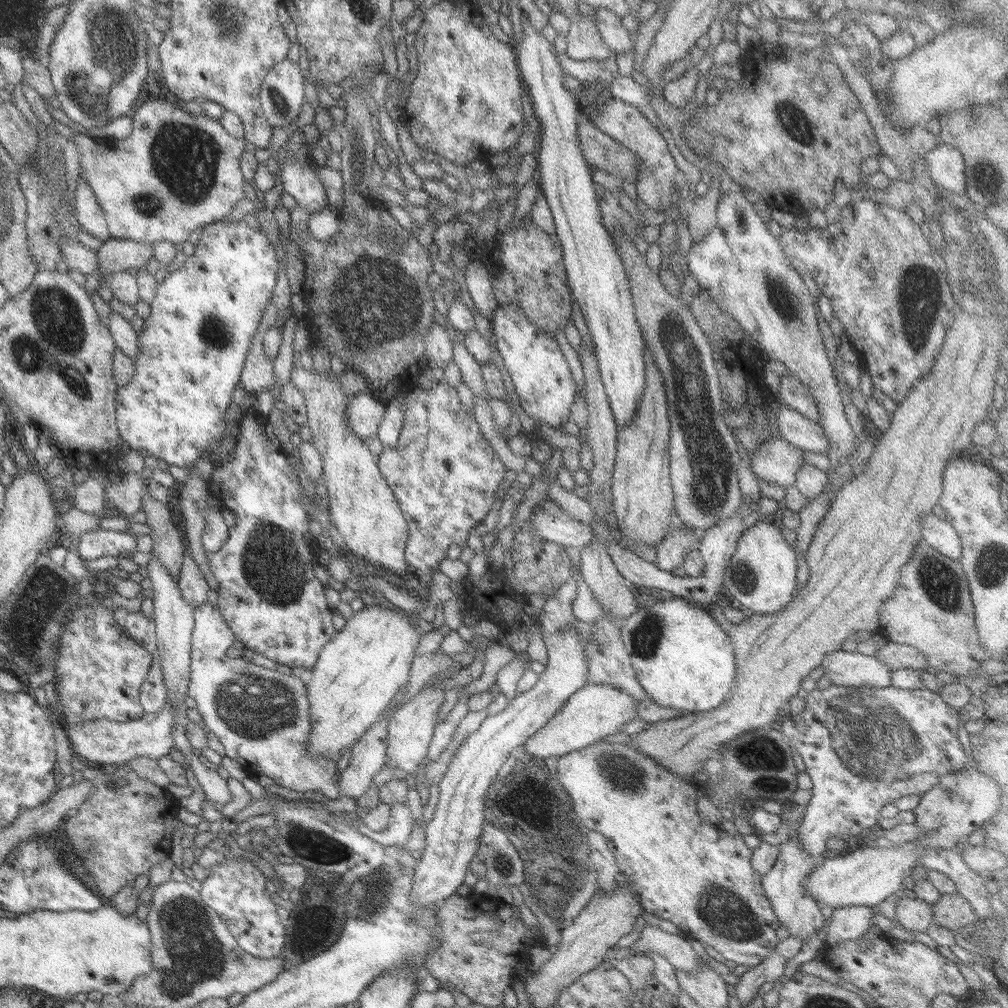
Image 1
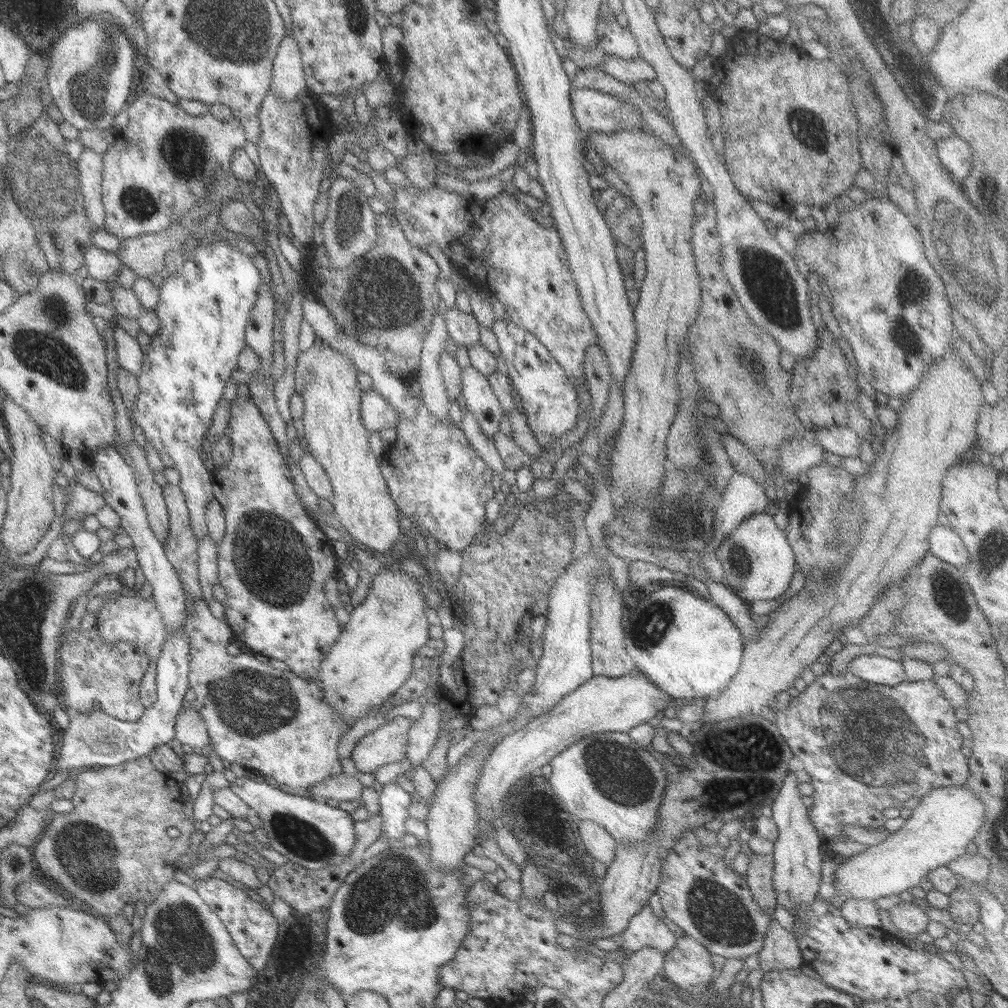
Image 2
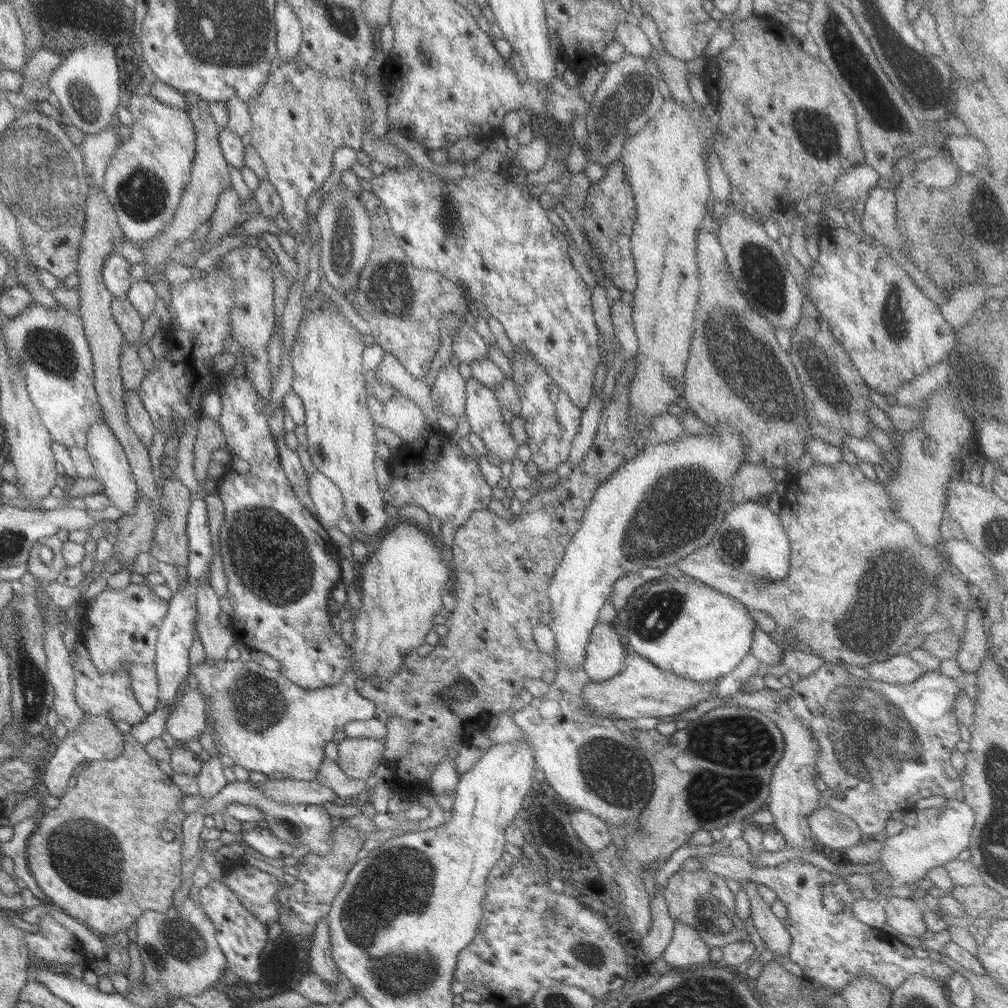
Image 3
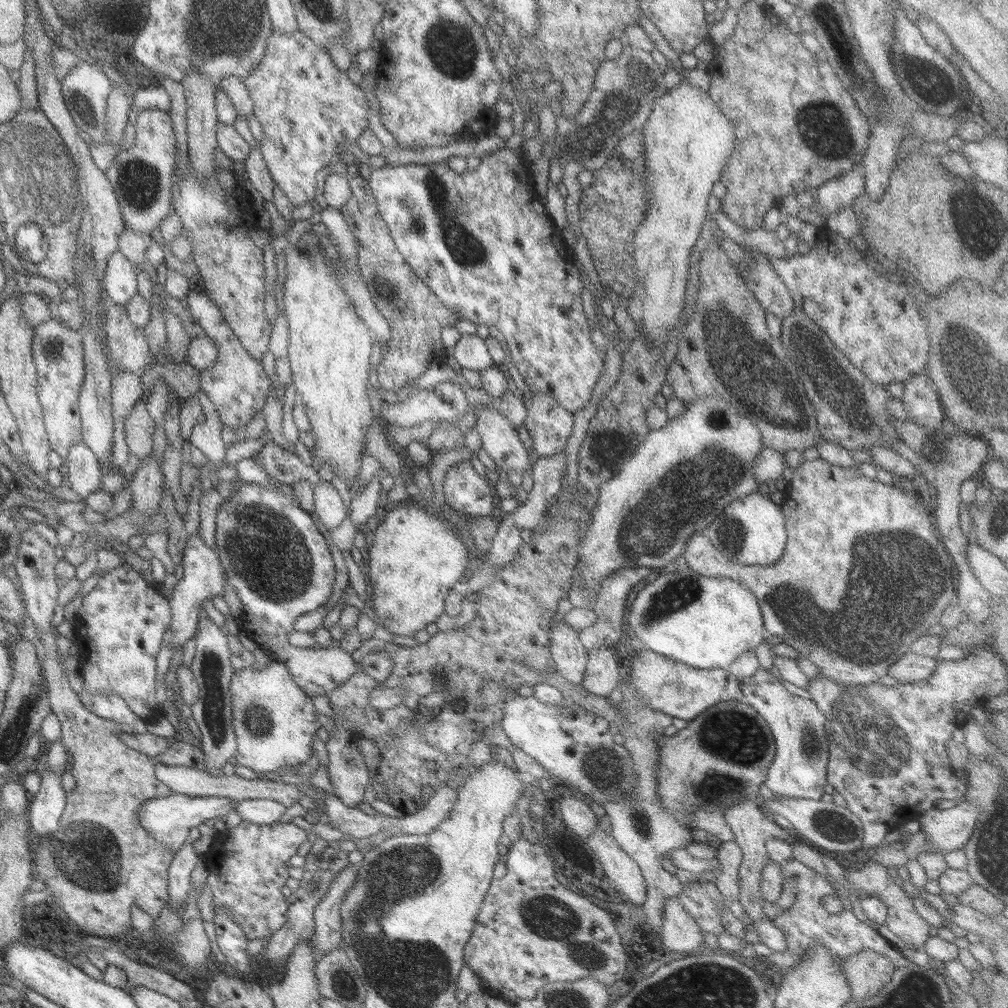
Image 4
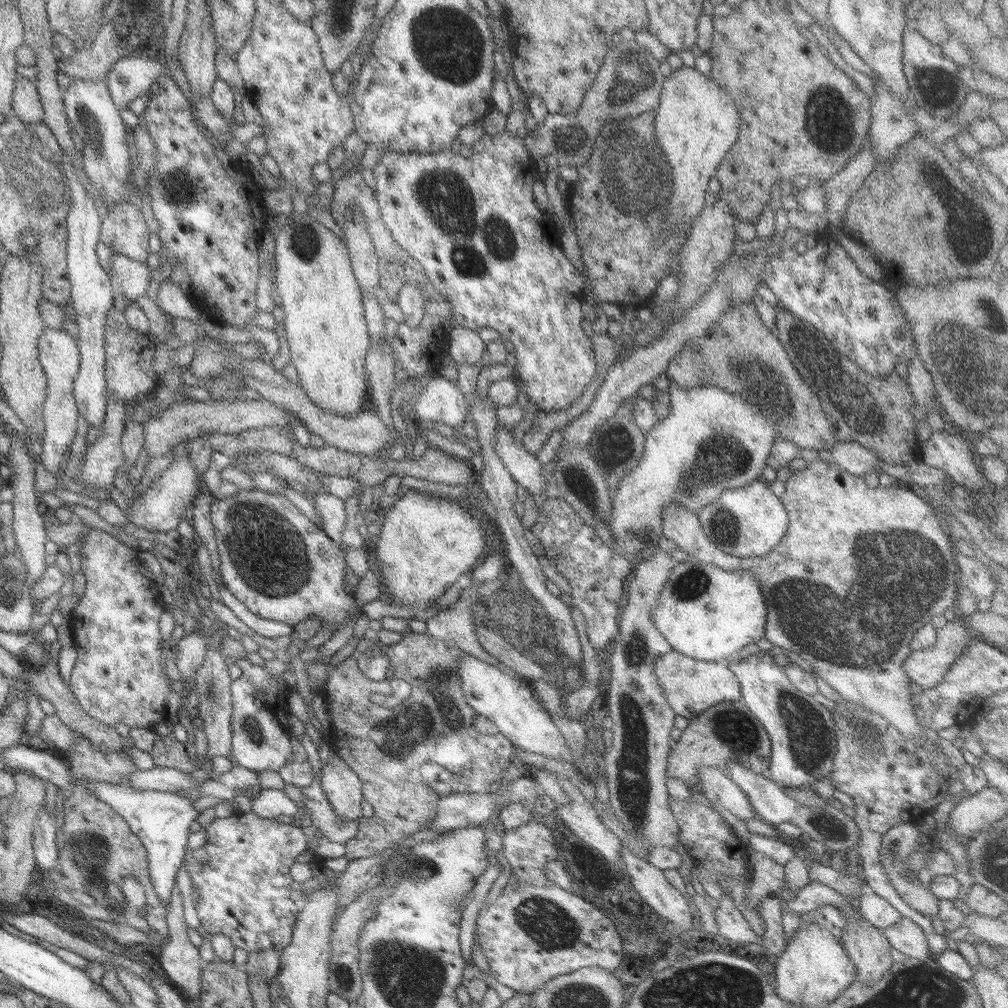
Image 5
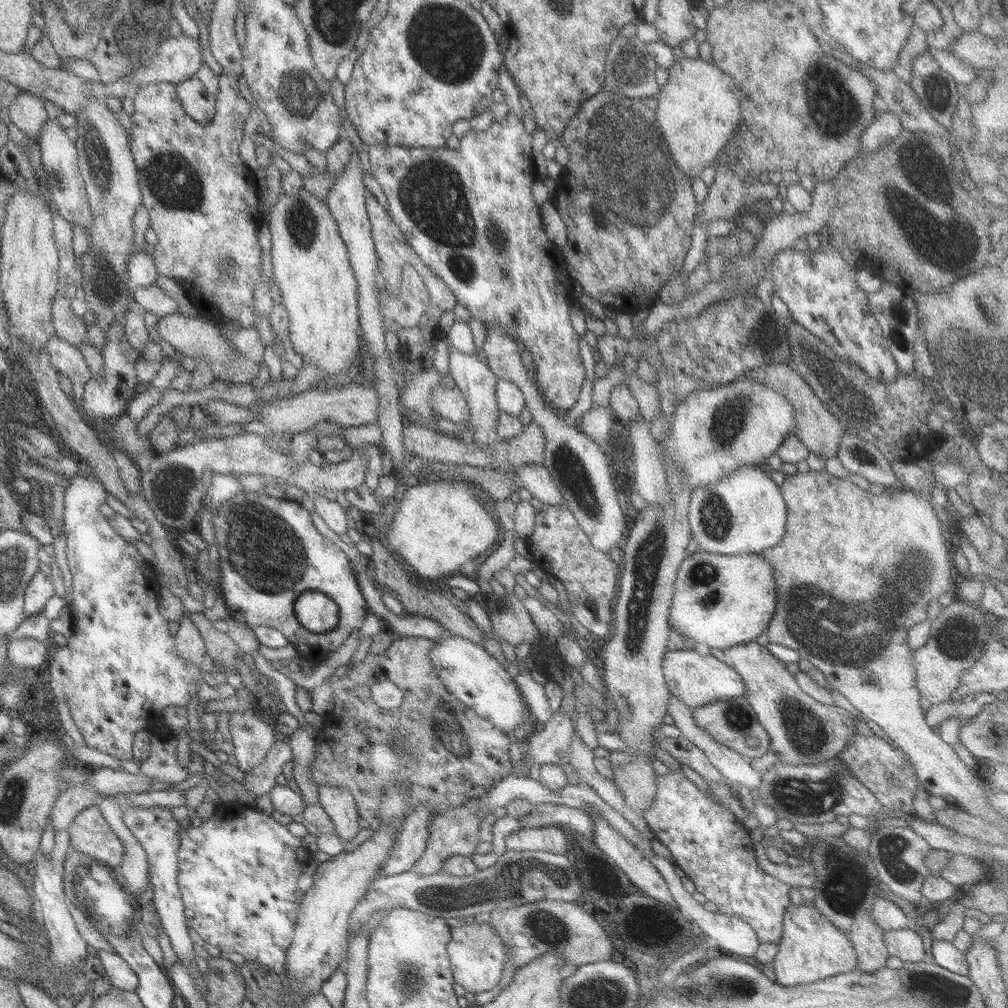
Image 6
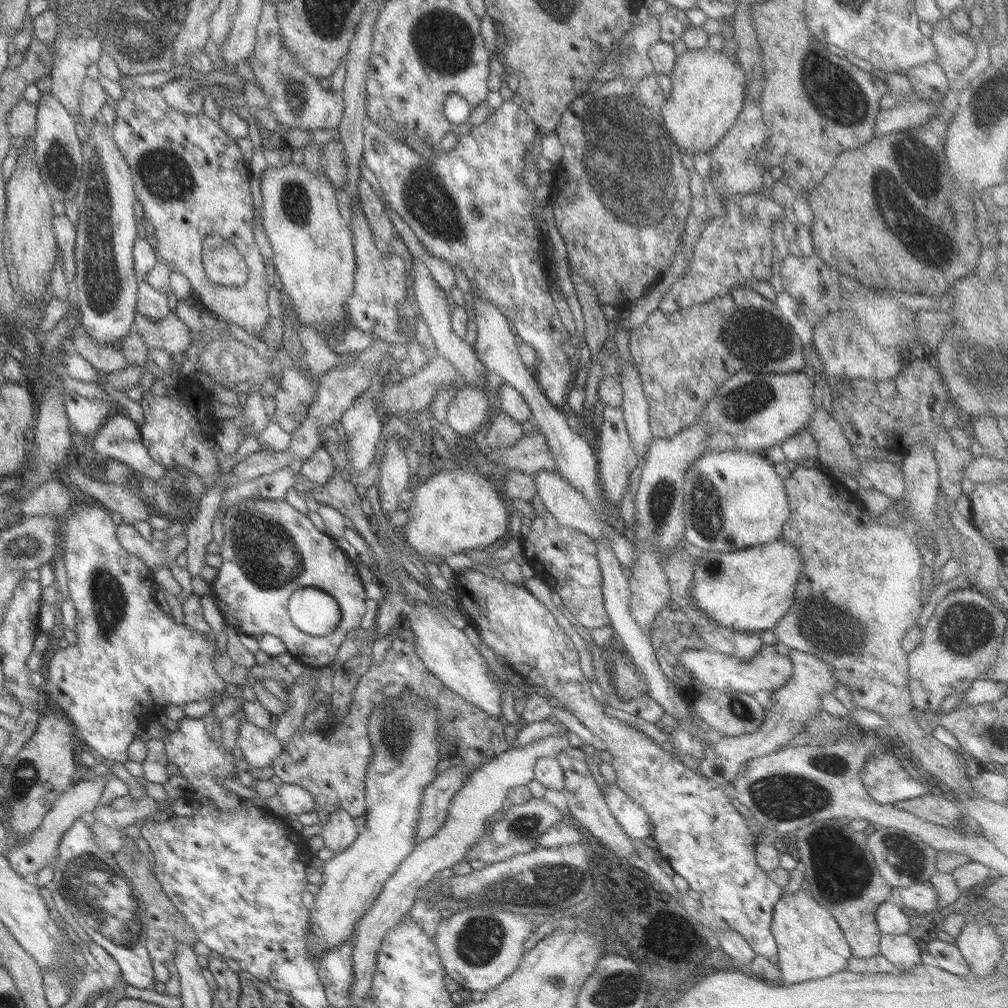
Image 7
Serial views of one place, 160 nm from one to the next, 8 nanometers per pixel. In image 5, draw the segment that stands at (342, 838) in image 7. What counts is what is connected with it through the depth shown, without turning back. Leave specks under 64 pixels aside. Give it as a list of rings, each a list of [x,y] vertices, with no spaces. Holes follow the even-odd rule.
[[[333,751],[320,770],[320,787],[332,811],[342,821],[360,821],[362,784],[360,778]]]

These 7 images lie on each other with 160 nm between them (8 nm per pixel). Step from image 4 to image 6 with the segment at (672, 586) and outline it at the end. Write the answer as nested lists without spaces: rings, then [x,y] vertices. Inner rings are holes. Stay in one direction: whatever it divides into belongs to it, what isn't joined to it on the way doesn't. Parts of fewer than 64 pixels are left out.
[[[697,550],[687,554],[677,567],[674,589],[667,615],[670,630],[688,638],[696,649],[709,651],[711,648],[726,650],[736,644],[753,641],[765,630],[773,611],[774,582],[771,567],[759,555],[717,555]]]

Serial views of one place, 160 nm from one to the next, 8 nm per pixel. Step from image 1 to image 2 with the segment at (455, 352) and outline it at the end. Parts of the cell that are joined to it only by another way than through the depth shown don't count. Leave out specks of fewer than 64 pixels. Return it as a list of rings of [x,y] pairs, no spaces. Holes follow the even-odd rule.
[[[470,366],[460,370],[459,402],[462,410],[473,416],[483,435],[492,439],[504,413],[491,392],[486,376]]]

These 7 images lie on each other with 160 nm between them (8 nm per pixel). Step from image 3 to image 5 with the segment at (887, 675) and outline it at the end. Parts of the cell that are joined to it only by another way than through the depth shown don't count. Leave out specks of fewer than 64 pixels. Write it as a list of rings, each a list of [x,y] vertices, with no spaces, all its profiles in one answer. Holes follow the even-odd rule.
[[[956,615],[952,621],[946,622],[936,630],[936,641],[929,647],[911,651],[902,662],[903,672],[910,683],[915,682],[922,690],[933,688],[942,679],[947,667],[959,656],[963,649],[972,642],[962,617]]]

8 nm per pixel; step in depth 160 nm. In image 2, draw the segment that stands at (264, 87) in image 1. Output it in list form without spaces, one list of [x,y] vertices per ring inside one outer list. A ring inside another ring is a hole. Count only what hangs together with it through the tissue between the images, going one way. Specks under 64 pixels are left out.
[[[284,35],[277,47],[268,90],[284,102],[296,100],[306,90],[299,49],[292,35]]]

